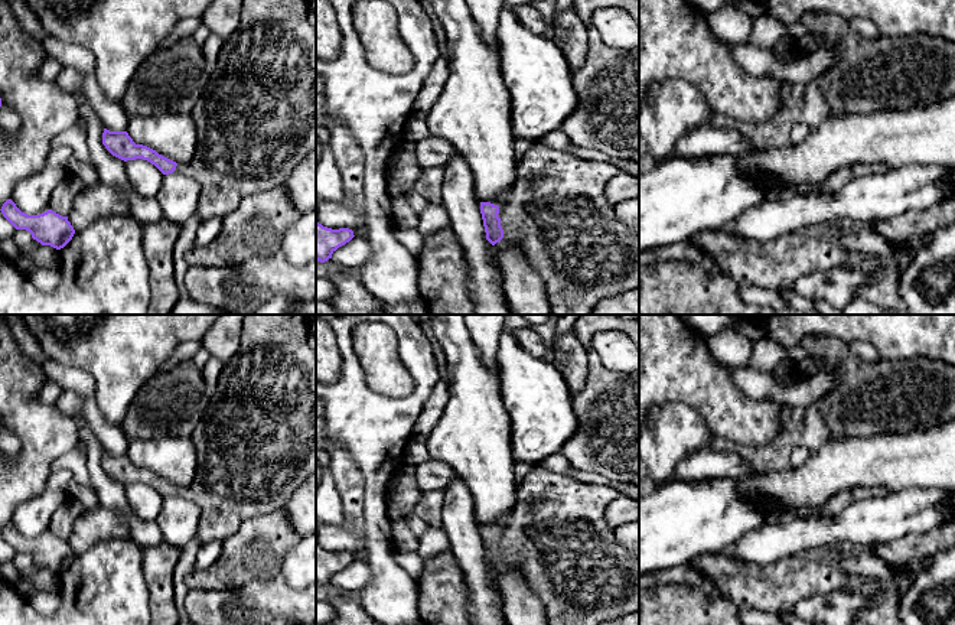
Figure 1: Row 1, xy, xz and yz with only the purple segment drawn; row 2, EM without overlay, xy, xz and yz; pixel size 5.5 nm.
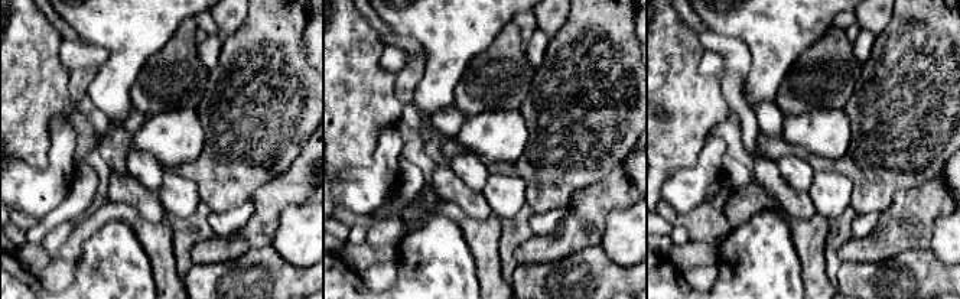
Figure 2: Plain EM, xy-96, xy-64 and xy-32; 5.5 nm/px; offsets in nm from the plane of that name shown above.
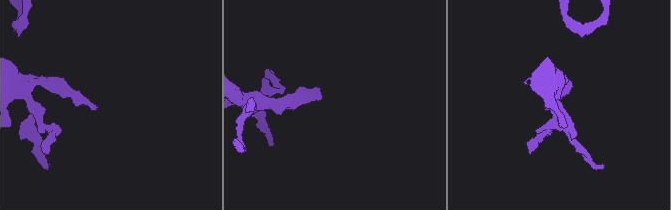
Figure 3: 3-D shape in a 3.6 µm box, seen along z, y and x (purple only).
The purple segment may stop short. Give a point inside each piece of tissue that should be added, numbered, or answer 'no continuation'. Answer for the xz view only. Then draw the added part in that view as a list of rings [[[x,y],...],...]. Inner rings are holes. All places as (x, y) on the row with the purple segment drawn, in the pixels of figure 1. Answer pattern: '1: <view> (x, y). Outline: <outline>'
1: xz (556, 208). Outline: [[[537,140],[516,163],[514,185],[490,202],[499,206],[503,238],[515,237],[541,276],[551,315],[589,315],[606,297],[639,290],[639,235],[622,224],[615,206],[604,196],[606,183],[617,172],[619,169],[610,163],[584,160],[567,150],[550,149]]]

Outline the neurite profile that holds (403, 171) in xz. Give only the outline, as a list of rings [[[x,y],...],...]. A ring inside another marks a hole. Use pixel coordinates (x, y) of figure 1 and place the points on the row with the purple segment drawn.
[[[410,146],[400,147],[388,165],[388,192],[391,196],[408,193],[421,175],[415,153]]]

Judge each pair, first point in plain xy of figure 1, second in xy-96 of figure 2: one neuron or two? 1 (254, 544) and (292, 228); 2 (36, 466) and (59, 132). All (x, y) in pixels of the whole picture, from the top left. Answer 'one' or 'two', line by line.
1: two
2: two

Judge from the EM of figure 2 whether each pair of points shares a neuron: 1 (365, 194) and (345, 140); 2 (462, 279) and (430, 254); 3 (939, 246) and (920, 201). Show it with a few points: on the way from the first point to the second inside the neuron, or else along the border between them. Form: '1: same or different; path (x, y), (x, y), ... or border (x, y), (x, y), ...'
1: different; border (378, 143), (367, 166), (344, 166), (338, 172)
2: same; path (455, 279), (438, 262)
3: different; border (944, 214), (936, 220), (928, 247)

